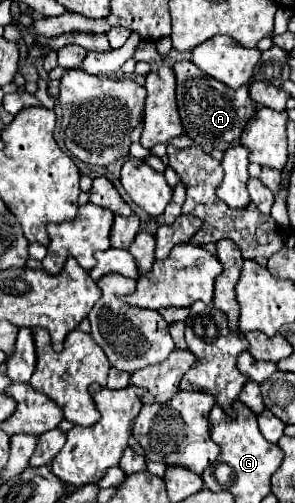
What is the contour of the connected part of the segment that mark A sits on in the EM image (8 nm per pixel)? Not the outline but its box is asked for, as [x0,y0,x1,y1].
[173,61,257,153]

